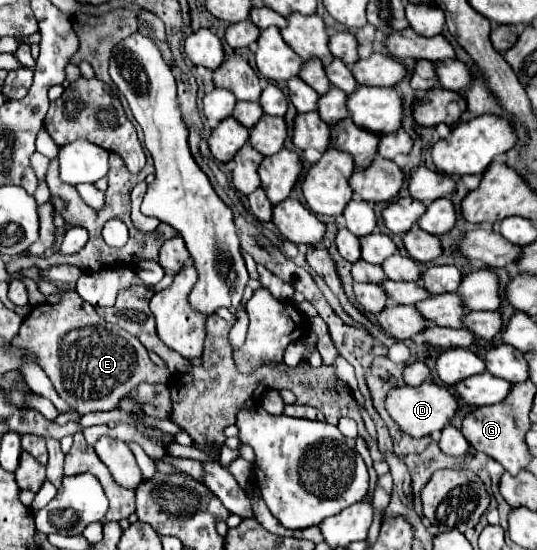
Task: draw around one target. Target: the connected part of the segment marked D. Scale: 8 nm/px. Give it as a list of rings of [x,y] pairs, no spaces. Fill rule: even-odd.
[[[422,382],[416,388],[396,386],[386,394],[384,404],[390,418],[400,426],[402,432],[408,432],[412,438],[422,438],[432,432],[440,432],[448,424],[448,420],[456,414],[456,408],[458,408],[458,400],[448,388],[436,386],[432,382]]]

